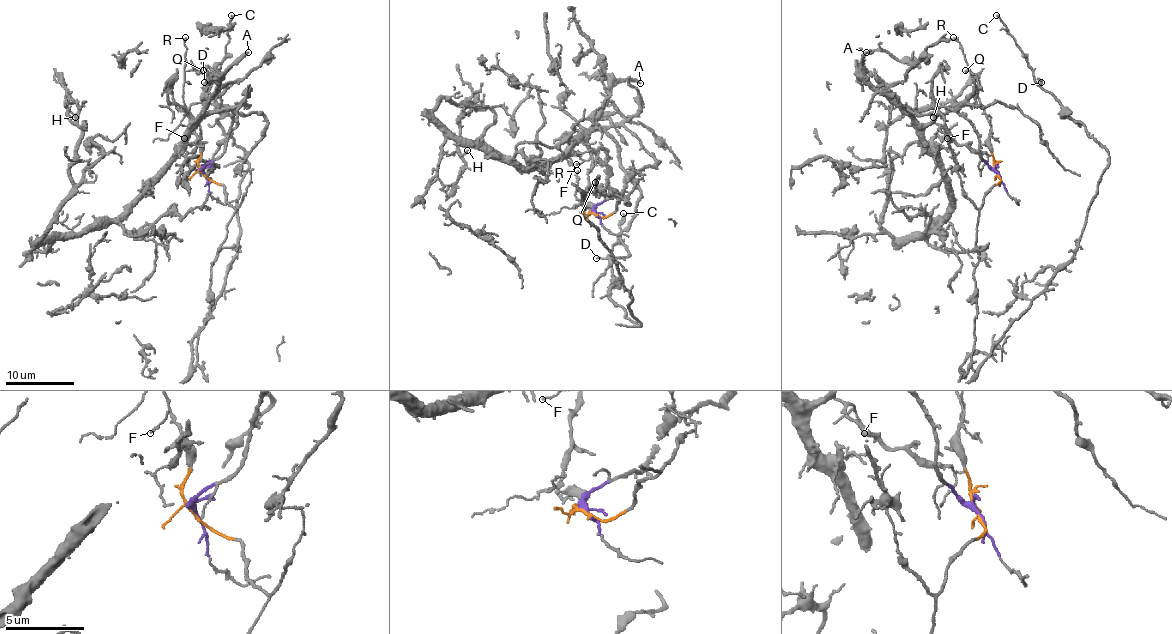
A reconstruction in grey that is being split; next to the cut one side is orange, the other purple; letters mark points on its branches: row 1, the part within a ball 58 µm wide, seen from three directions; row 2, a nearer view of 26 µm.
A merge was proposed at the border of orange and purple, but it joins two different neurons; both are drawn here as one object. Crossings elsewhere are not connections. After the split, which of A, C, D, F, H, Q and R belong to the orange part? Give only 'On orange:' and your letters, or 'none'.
On orange: C, D, R

